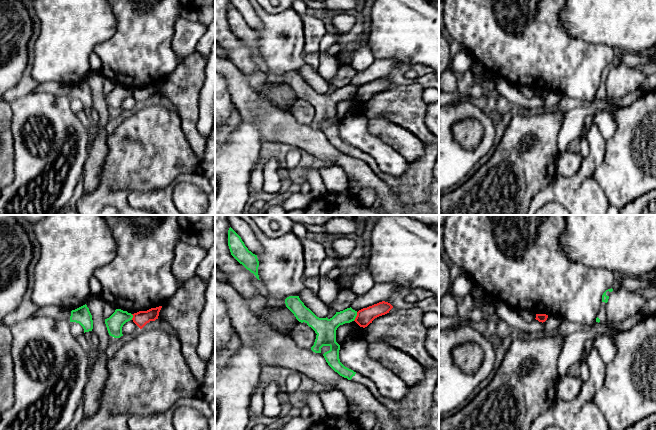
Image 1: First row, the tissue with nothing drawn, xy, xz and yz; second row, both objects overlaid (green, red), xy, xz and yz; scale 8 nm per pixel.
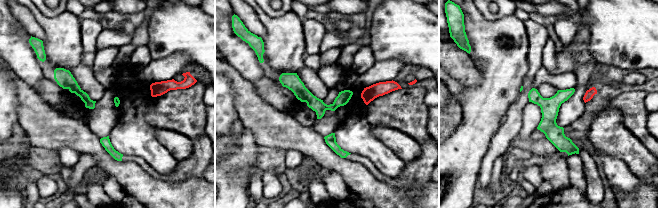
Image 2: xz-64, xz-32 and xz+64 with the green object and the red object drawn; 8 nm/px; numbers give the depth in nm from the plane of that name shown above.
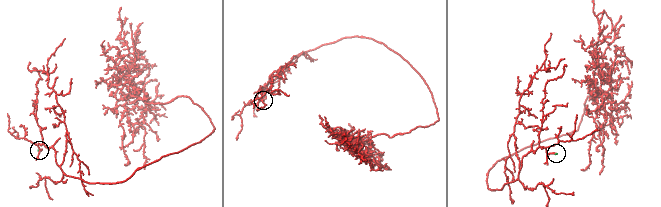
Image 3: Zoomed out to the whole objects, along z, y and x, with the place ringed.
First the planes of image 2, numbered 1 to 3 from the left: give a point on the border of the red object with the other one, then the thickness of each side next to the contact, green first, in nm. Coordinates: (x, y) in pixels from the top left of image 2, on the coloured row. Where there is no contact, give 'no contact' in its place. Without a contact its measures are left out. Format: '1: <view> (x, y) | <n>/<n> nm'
1: no contact
2: no contact
3: no contact

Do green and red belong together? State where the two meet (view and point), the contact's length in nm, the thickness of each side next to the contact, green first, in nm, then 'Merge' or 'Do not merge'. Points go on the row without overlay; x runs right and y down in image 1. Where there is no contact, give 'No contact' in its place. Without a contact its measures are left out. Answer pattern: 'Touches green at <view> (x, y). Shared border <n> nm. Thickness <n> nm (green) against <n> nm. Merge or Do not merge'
Touches green at xz (356, 91). Shared border 80 nm. Thickness 140 nm (green) against 140 nm. Do not merge

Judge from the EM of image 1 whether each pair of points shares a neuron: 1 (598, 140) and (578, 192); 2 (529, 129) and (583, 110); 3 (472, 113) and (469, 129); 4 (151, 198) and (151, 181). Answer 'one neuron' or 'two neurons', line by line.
1: one neuron
2: two neurons
3: two neurons
4: two neurons

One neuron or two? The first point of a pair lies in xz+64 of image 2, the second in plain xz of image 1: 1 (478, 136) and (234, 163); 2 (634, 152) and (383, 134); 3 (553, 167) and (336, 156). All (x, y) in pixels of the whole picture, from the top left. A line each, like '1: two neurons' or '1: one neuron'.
1: one neuron
2: one neuron
3: two neurons

